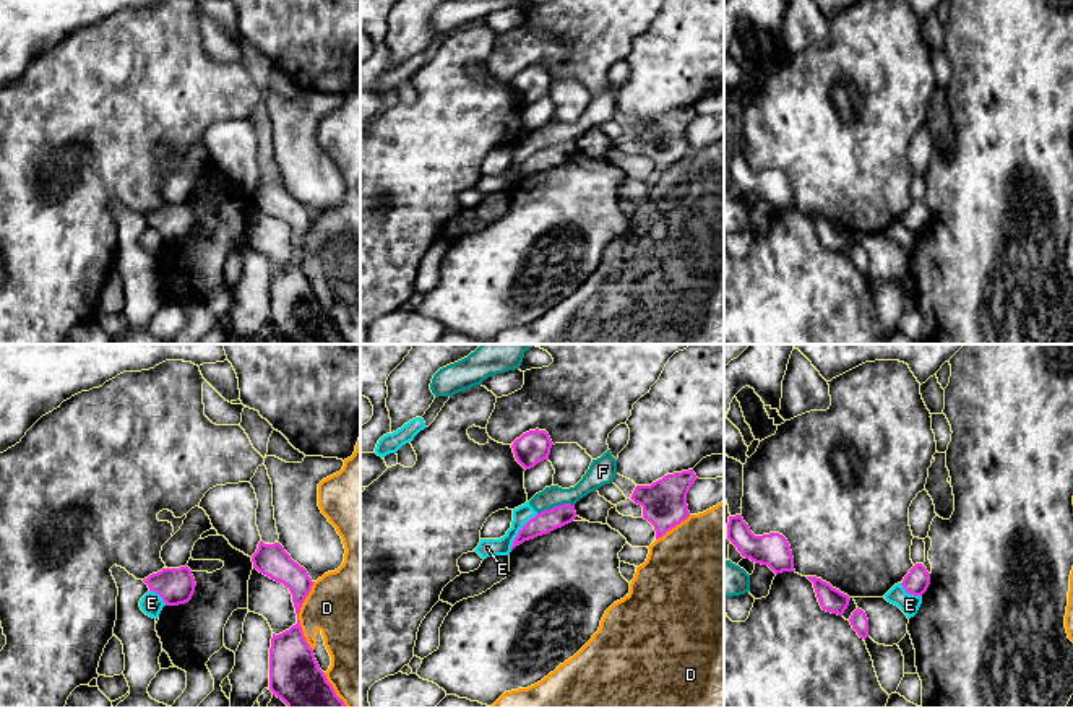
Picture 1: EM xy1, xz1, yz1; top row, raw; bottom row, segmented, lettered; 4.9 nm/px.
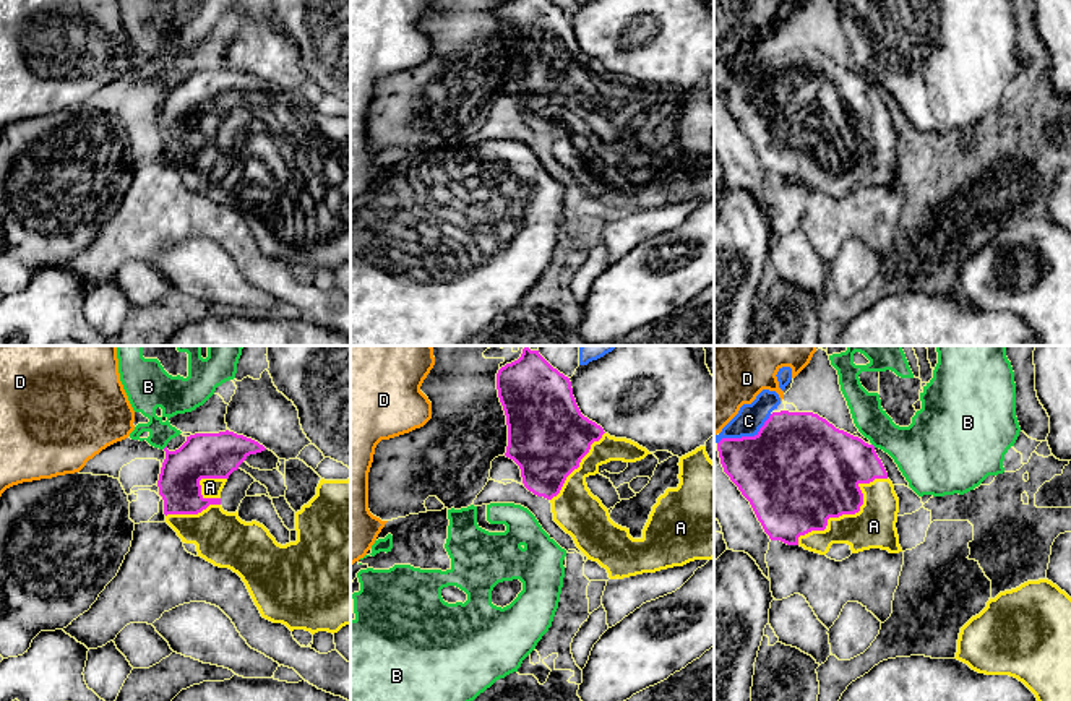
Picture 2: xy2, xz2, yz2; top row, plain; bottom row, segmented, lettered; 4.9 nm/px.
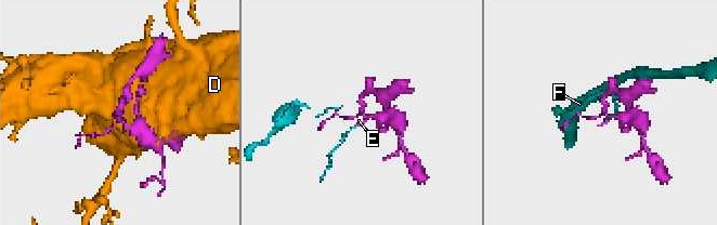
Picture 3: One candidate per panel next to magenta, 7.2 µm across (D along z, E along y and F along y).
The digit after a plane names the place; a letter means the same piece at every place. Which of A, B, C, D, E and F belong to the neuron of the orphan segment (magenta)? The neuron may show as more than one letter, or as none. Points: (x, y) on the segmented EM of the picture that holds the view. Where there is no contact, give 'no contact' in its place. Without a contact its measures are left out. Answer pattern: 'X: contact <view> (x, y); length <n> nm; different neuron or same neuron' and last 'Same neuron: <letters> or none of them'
A: contact yz2 (862, 502); length 380 nm; same neuron
B: no contact; different neuron
C: contact yz2 (745, 437); length 300 nm; different neuron
D: contact xy1 (297, 616); length 340 nm; different neuron
E: contact xz1 (520, 531); length 240 nm; different neuron
F: contact xz1 (555, 507); length 190 nm; different neuron
Same neuron: A

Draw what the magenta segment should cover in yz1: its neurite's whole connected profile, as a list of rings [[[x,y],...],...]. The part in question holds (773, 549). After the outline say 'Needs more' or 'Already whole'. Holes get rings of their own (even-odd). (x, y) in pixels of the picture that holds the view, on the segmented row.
[[[742,515],[729,516],[727,539],[742,557],[768,565],[776,575],[794,570],[794,557],[787,539],[779,533],[755,536]]]. Already whole

